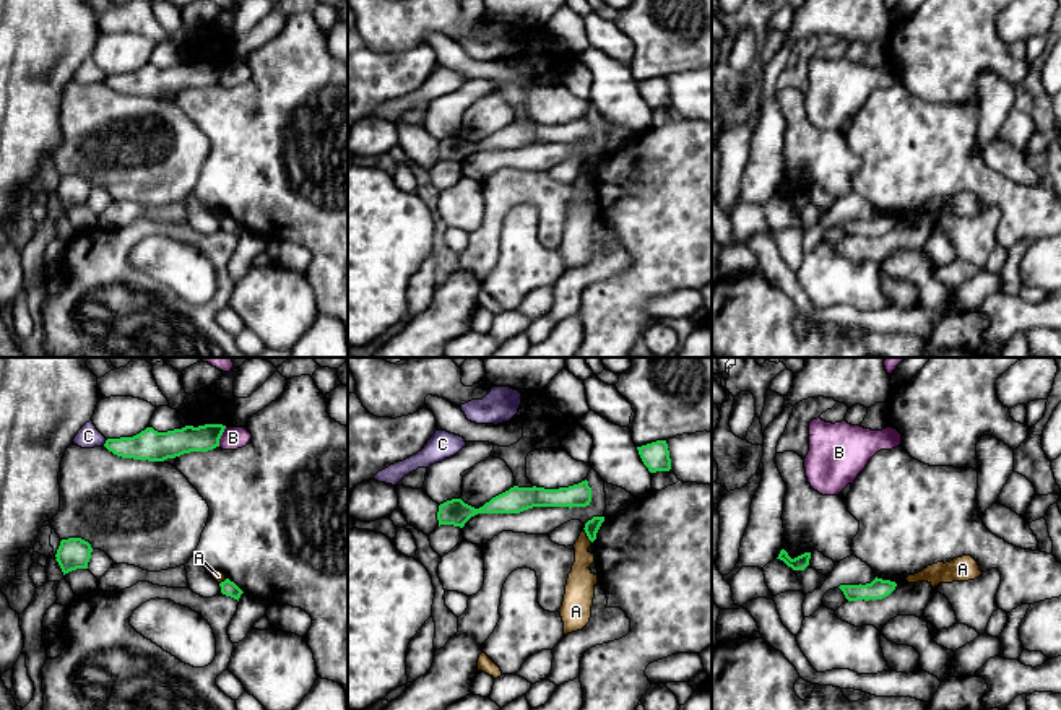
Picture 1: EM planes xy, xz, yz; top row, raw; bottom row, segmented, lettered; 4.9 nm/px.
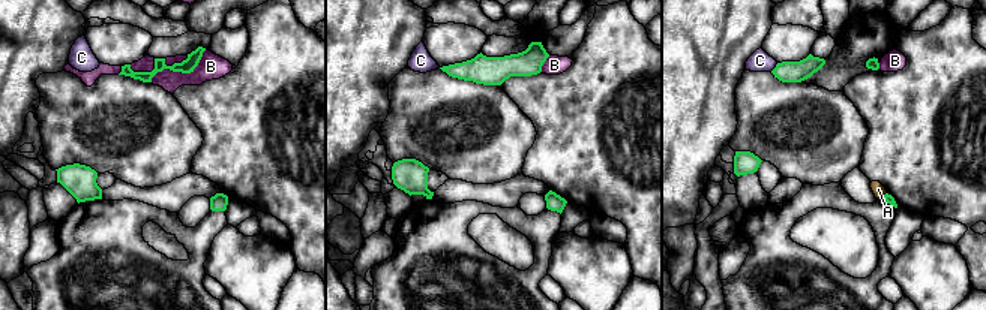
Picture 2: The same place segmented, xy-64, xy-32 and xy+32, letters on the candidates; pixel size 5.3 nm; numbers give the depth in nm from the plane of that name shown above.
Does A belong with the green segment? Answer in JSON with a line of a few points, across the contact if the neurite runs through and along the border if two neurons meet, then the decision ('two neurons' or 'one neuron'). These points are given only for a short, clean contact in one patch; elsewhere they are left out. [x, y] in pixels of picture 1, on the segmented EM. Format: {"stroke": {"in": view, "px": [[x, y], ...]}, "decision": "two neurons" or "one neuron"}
{"stroke": {"in": "xz", "px": [[584, 528], [592, 541]]}, "decision": "two neurons"}

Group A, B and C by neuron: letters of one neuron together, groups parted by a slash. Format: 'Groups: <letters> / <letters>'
Groups: A / B / C

